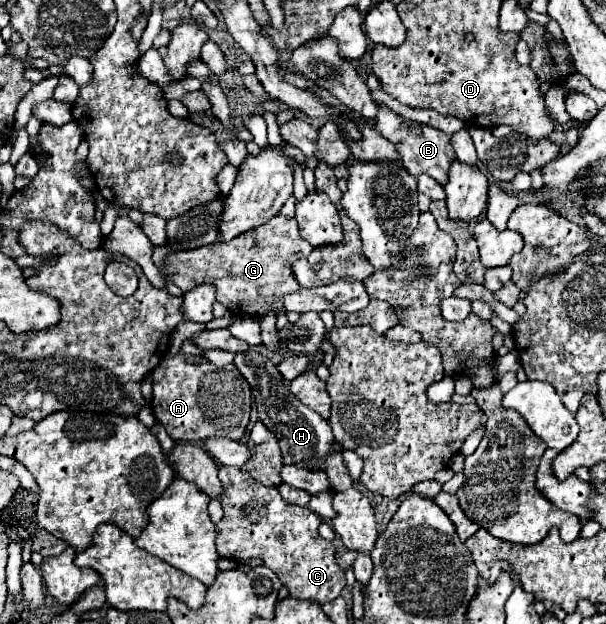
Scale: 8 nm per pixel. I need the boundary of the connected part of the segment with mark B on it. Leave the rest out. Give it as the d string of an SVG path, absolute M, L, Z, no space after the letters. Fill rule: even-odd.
M381 105L379 113L377 113L377 121L375 121L375 129L381 131L383 137L387 137L389 141L395 143L403 165L411 171L411 175L415 173L425 173L429 177L433 177L439 185L447 183L447 171L451 161L455 159L453 147L449 143L449 135L445 135L439 129L433 129L429 125L415 125L407 119L401 119L397 113L393 113L389 107Z

